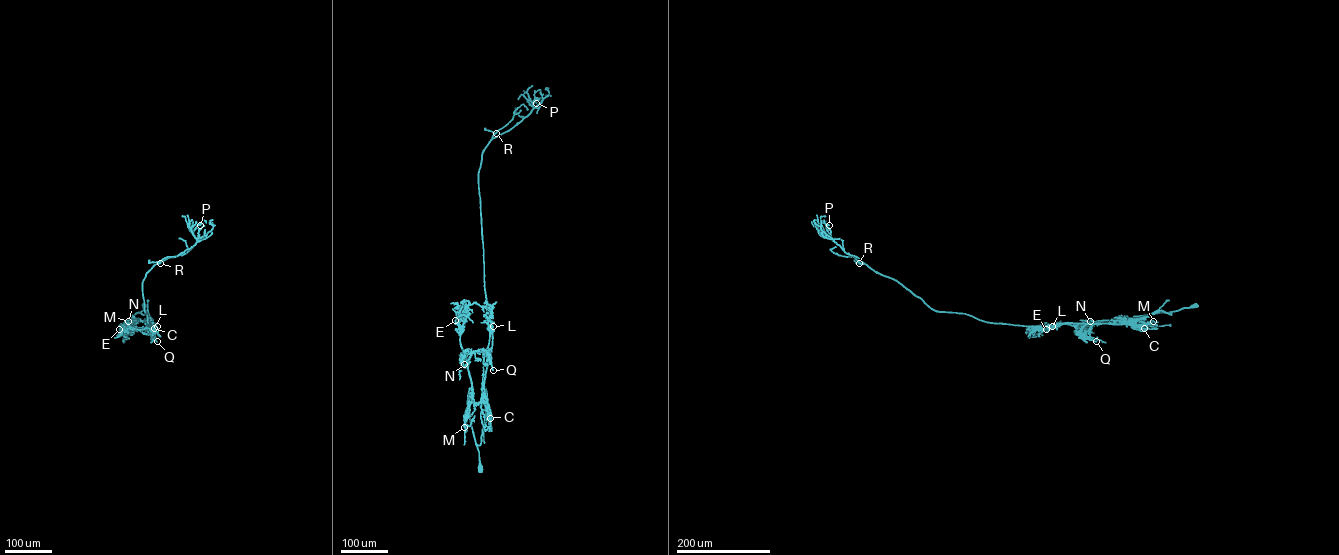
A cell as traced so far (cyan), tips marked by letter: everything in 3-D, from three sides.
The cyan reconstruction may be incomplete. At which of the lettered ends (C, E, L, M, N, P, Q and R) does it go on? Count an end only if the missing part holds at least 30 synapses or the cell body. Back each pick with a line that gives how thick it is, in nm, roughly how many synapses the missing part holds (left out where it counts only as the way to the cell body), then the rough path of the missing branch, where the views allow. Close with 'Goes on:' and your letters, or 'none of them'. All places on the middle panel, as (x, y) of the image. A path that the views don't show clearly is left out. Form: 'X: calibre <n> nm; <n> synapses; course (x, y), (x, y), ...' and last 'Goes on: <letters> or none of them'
Goes on: none of them

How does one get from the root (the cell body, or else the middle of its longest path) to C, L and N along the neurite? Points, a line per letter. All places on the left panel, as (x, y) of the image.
C: (144, 305), (140, 312), (144, 314), (146, 310), (154, 328)
L: (144, 305), (140, 312), (144, 314), (146, 310), (150, 322), (148, 324), (156, 323), (157, 326)
N: (144, 305), (133, 316), (137, 320), (128, 321)

